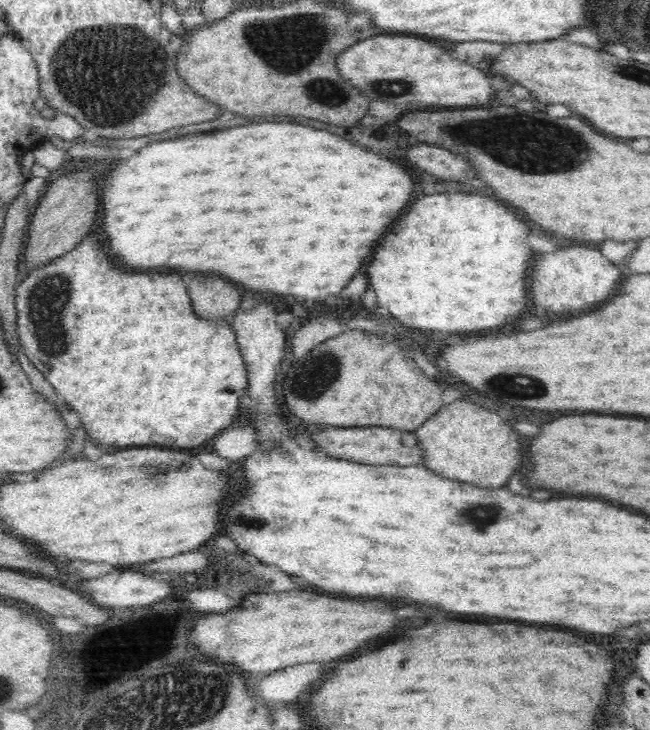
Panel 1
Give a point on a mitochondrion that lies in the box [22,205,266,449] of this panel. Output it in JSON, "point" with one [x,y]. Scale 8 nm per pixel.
{"point":[50,296]}

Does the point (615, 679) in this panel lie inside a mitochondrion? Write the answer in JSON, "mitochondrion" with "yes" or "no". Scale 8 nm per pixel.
{"mitochondrion":"no"}

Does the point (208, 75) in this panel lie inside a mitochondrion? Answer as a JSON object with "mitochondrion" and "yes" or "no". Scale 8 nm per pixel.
{"mitochondrion":"no"}

